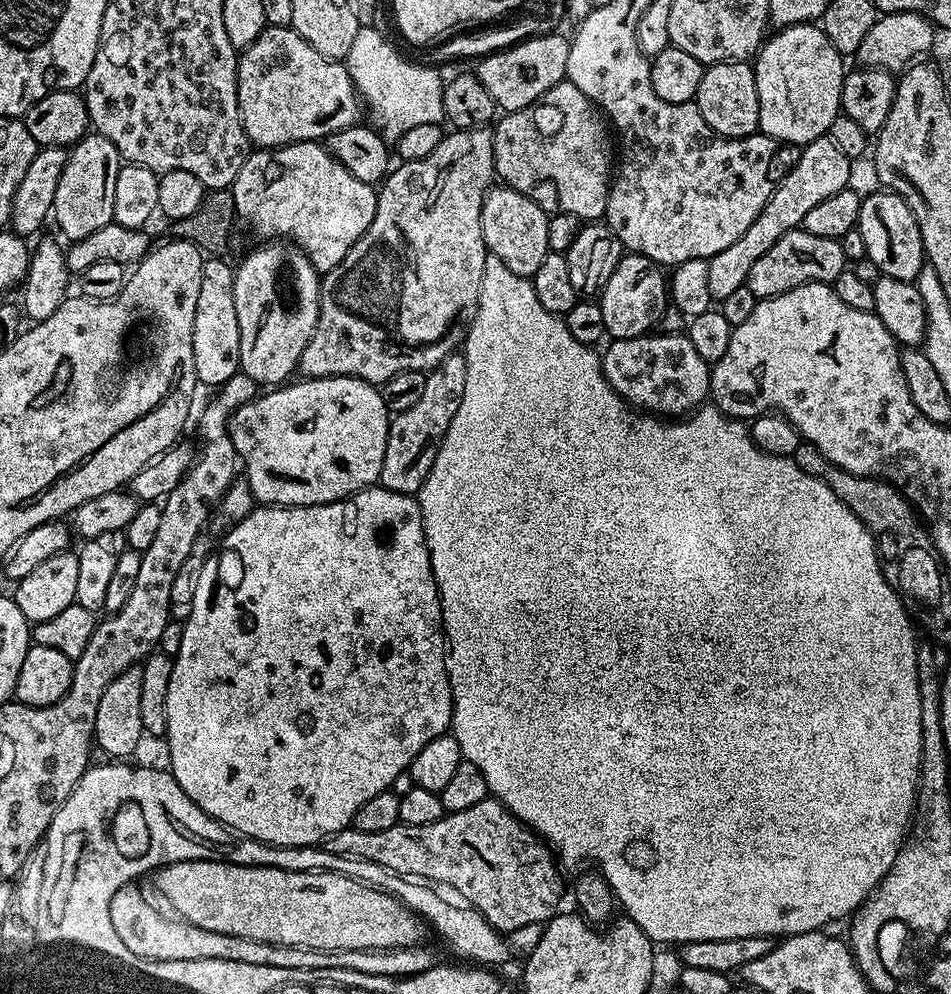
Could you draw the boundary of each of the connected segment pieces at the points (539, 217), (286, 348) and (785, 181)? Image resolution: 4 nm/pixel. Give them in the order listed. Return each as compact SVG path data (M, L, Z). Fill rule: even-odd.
M493 186L484 195L482 202L482 238L484 245L488 247L491 255L498 257L502 266L506 266L506 270L514 270L514 274L530 278L538 270L538 266L542 266L542 258L546 258L546 254L549 252L548 239L546 238L548 217L549 213L543 212L533 200L526 198L518 190L507 186Z
M264 242L236 268L233 275L234 308L237 311L238 334L240 335L240 367L254 378L257 385L280 386L291 372L297 371L302 350L310 342L318 326L320 313L321 273L304 257L303 252L291 242Z
M826 134L803 145L798 162L772 191L766 206L762 206L762 214L758 214L758 218L750 222L746 234L742 234L738 242L726 246L726 250L718 250L718 254L707 261L708 285L713 301L725 300L733 290L745 287L754 262L758 262L758 258L762 258L762 254L766 254L766 250L770 250L770 246L778 242L778 238L782 238L787 232L797 231L803 225L806 213L813 206L818 206L818 202L823 202L825 198L830 198L830 194L838 194L838 190L849 187L851 180L848 179L852 176L852 168L853 161L848 160L846 154L842 154L842 150L838 150L838 146L834 146L834 142Z

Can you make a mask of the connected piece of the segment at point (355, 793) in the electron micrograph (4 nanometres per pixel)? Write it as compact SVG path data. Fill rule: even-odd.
M379 486L364 488L353 496L347 496L344 500L335 500L329 504L315 504L314 506L302 506L292 508L292 552L240 552L240 527L233 523L224 536L216 556L212 556L200 568L196 576L196 585L192 588L192 605L188 608L188 620L183 621L182 646L178 646L178 654L172 661L172 673L170 674L170 690L166 690L166 741L168 740L168 760L172 777L186 790L186 794L196 803L210 818L214 818L220 824L225 824L233 832L242 836L249 836L263 844L273 844L279 848L311 848L333 836L336 832L349 827L358 814L358 806L374 798L374 794L382 794L389 791L398 778L398 774L407 772L412 764L414 754L426 746L426 742L434 742L434 738L445 735L452 727L452 691L450 690L450 678L448 677L448 657L446 655L446 641L444 639L444 623L442 622L442 610L440 609L440 595L438 586L434 582L434 570L430 566L430 554L428 543L424 537L424 523L420 513L420 501L415 495L407 496L394 490L386 490Z

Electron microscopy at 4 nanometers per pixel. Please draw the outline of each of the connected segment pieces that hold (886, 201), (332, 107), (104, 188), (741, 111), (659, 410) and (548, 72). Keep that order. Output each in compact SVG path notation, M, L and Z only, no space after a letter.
M879 190L865 195L860 201L859 230L866 242L866 258L878 266L881 276L915 282L926 267L922 230L903 196L897 192Z
M271 26L264 29L262 34L258 34L258 38L251 46L243 49L239 53L238 63L236 66L236 93L238 94L238 110L240 111L240 121L244 127L244 133L248 135L249 141L257 149L261 148L281 148L287 144L301 144L307 140L323 141L338 130L346 130L349 126L357 123L362 116L362 101L356 95L356 87L352 84L352 79L348 73L347 67L341 61L328 60L322 54L318 54L318 50L314 50L314 46L310 46L298 35L293 28L273 28Z
M85 134L77 144L71 145L66 170L62 170L62 178L58 178L58 190L54 194L52 207L52 216L60 227L59 235L65 241L87 238L89 234L94 234L94 230L102 230L102 226L113 223L114 185L118 183L120 167L122 161L118 150L114 142L105 136Z
M739 60L707 65L702 74L702 82L698 82L694 103L702 118L706 118L706 122L719 136L739 138L753 135L760 126L755 67Z
M645 334L629 340L612 340L608 349L603 349L604 377L612 389L633 408L655 414L661 418L684 418L696 411L710 396L710 366L698 358L698 350L690 346L687 335L656 336Z
M559 34L535 35L524 39L501 51L485 55L480 65L474 68L474 75L490 90L497 109L505 113L517 112L519 108L528 108L535 100L542 98L546 90L565 79L566 58L569 41Z

